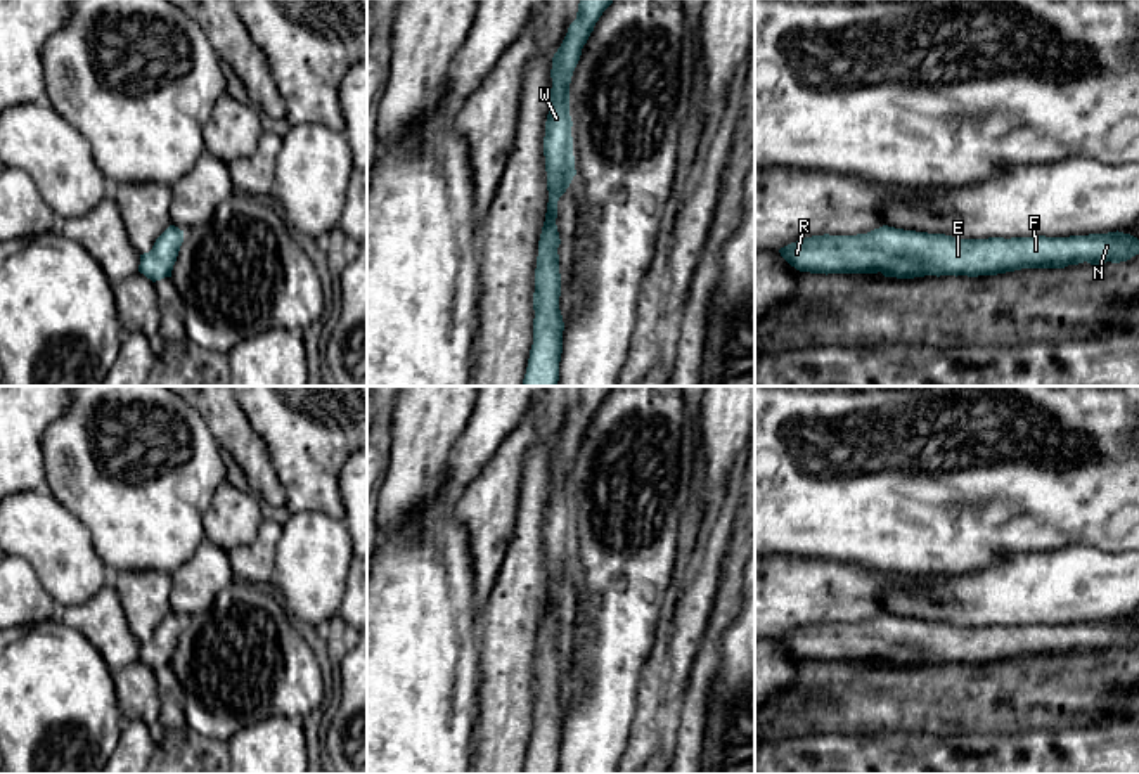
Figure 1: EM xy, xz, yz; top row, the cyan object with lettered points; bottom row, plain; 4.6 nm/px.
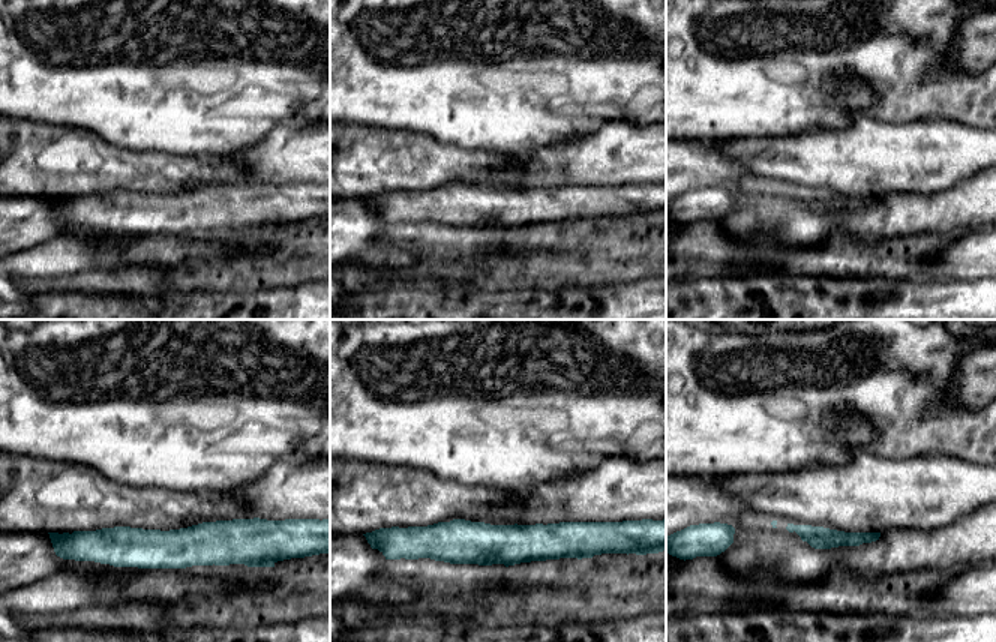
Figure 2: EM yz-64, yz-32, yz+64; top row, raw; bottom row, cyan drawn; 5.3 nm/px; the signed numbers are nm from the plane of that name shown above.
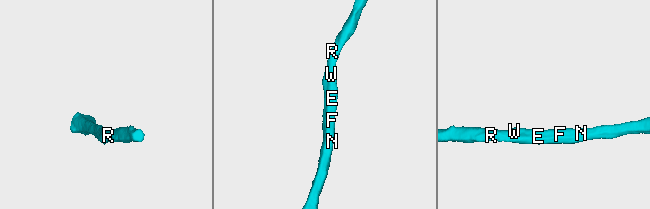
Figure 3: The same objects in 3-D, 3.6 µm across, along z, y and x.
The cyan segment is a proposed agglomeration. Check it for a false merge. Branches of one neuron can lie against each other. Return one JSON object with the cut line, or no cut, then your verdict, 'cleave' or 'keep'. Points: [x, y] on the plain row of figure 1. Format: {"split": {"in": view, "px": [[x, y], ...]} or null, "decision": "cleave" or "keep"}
{"split": null, "decision": "keep"}

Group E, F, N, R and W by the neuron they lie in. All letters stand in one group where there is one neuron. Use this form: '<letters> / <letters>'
E F N R W

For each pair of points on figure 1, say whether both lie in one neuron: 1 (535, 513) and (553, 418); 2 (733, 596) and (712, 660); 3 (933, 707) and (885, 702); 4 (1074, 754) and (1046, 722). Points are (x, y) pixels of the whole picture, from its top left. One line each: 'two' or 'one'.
1: one
2: one
3: one
4: two

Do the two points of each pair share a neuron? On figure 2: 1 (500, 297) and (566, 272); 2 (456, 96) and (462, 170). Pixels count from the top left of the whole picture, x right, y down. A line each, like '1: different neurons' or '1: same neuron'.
1: different neurons
2: different neurons

